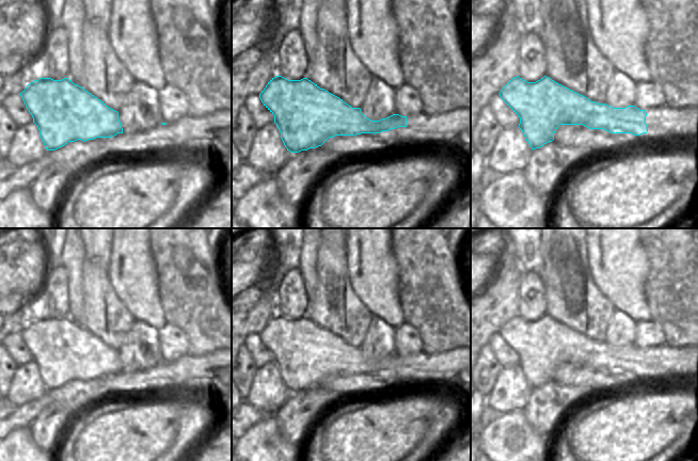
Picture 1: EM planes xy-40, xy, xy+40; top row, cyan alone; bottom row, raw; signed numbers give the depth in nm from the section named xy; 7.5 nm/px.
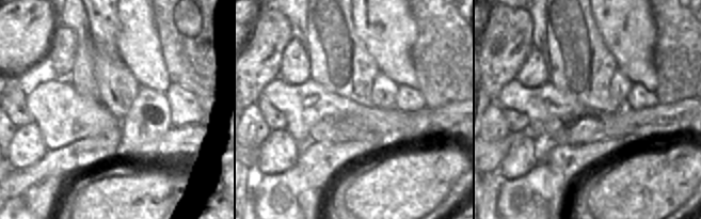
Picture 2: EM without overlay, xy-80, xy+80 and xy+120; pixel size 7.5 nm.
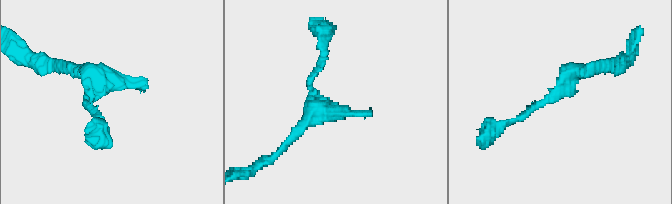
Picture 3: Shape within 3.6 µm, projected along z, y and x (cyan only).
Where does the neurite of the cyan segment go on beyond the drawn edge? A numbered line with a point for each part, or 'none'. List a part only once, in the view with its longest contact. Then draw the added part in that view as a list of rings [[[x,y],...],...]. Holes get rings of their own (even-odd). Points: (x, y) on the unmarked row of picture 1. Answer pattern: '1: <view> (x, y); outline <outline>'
1: xy+40 (656, 368); outline [[[698,353],[687,360],[657,360],[655,355],[646,355],[648,371],[640,375],[632,372],[616,372],[614,375],[596,375],[573,386],[600,387],[606,385],[609,390],[617,390],[647,379],[666,379],[668,377],[695,377],[698,369]]]

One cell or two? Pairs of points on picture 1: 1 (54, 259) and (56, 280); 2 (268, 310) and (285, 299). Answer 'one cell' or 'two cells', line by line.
1: two cells
2: two cells

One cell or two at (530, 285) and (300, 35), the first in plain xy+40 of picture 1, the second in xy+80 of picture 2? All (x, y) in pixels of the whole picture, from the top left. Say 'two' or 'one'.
two

